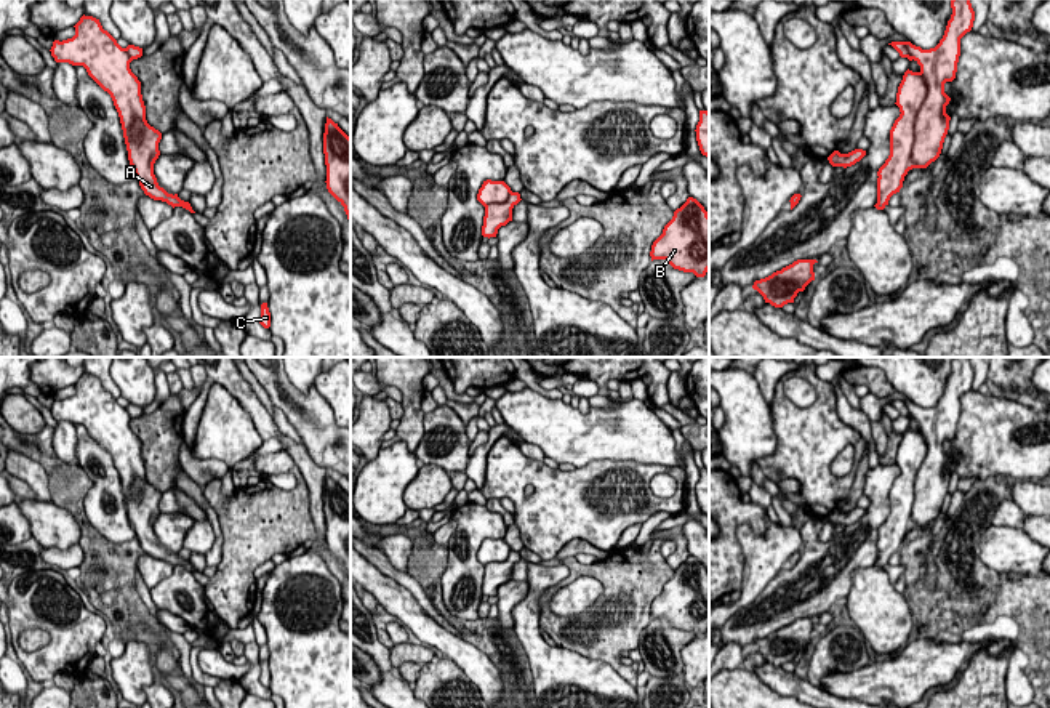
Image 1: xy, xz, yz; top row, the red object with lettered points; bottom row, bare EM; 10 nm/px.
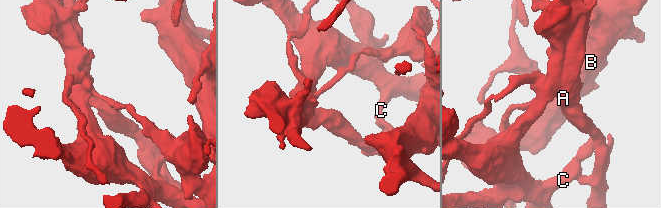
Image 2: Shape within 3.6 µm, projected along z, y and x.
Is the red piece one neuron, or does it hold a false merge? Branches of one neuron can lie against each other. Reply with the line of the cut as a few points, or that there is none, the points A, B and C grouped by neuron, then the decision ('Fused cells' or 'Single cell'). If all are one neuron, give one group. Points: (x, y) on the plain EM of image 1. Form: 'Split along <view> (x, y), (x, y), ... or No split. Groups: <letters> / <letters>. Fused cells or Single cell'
Split along yz (921, 430), (925, 439), (925, 458), (914, 484), (913, 526). Groups: A B / C. Fused cells

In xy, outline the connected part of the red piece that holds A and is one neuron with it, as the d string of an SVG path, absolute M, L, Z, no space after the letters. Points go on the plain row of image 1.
M136 477L131 484L131 500L126 503L128 519L146 554L154 559L166 561L168 564L182 565L195 572L189 561L184 561L178 553L168 553L158 545L154 533L154 522L160 514L158 501L162 492L150 485L147 481Z

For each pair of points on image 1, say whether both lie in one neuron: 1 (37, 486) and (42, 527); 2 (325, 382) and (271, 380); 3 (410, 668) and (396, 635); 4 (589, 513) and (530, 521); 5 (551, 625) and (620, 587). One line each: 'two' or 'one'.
1: two
2: two
3: two
4: one
5: one

